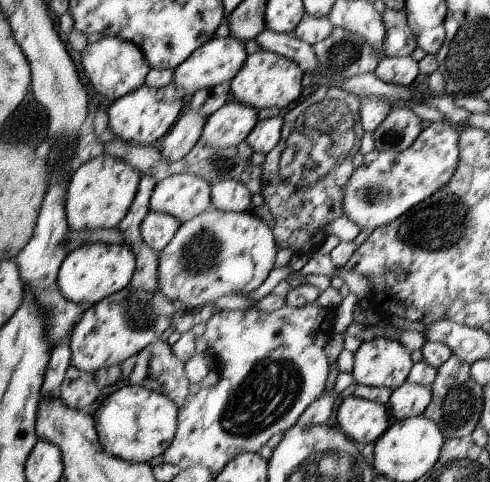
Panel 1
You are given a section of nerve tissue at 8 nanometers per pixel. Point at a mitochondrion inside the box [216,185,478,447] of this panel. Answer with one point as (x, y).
(439, 225)

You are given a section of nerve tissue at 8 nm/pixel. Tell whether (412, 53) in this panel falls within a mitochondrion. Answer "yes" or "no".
no

